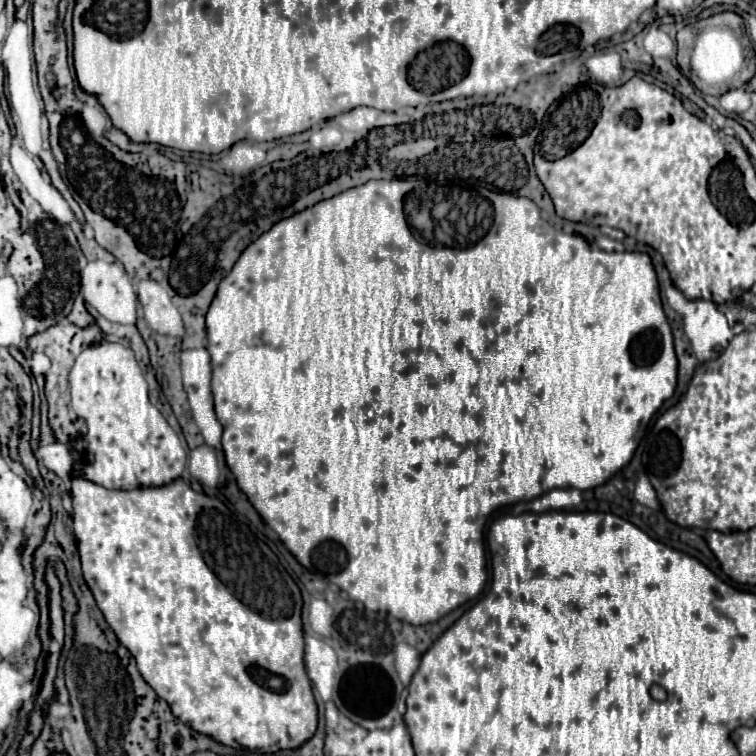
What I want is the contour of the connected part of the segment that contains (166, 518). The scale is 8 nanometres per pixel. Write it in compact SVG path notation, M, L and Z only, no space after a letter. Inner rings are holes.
M78 474L72 478L74 496L74 536L78 540L78 552L82 560L84 580L90 586L98 608L102 610L106 622L116 632L118 640L136 658L138 670L144 680L154 688L154 692L168 702L172 714L194 728L196 732L214 738L224 746L242 746L248 750L258 750L264 754L274 754L278 750L296 750L308 742L318 726L318 708L312 696L312 686L304 668L304 630L302 630L302 594L290 576L288 566L284 566L284 548L272 550L270 544L276 542L276 534L270 526L258 528L248 516L240 514L234 506L226 506L218 498L198 494L182 478L164 484L160 488L136 488L136 490L108 490L100 484L82 480Z

